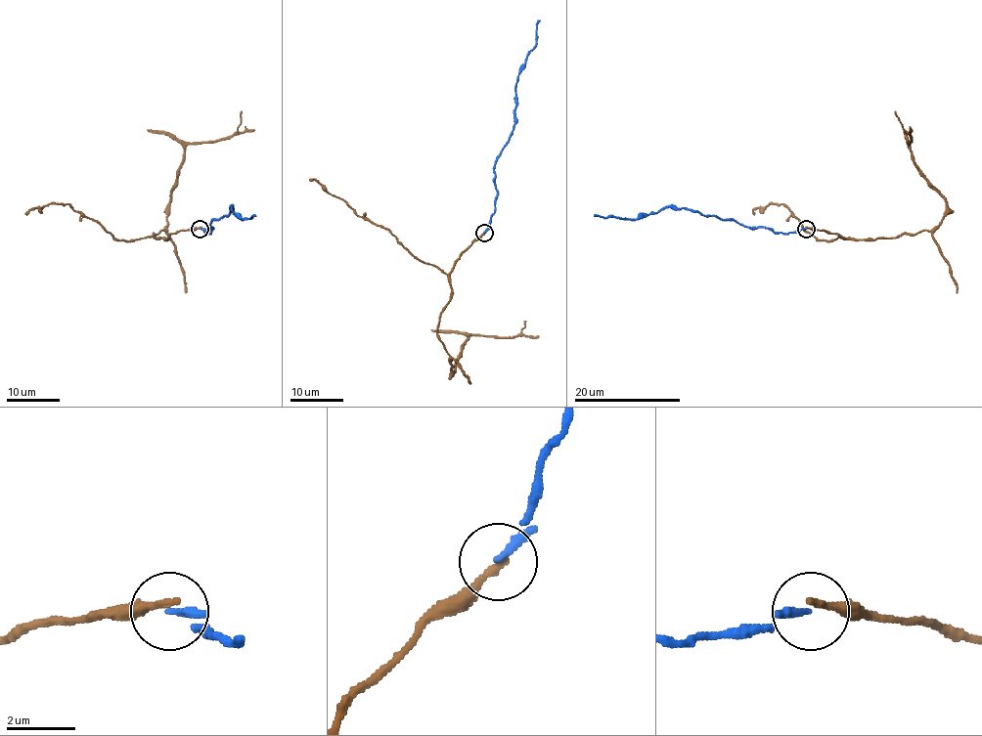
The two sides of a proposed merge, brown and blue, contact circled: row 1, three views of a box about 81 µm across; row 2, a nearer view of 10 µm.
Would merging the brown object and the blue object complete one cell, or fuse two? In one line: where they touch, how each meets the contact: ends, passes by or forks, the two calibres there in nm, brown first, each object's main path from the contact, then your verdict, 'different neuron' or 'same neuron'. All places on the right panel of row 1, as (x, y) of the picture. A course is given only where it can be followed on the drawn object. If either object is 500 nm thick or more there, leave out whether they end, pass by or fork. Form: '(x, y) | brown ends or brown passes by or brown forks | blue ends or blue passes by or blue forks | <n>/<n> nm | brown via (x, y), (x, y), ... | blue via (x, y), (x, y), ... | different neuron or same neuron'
(806, 229) | brown ends | blue ends | 240/220 nm | brown via (806, 229), (873, 238), (932, 231), (940, 223), (945, 199), (914, 161), (911, 139), (895, 110) | blue via (806, 229), (774, 233), (685, 208), (662, 207), (636, 219), (594, 215) | same neuron

